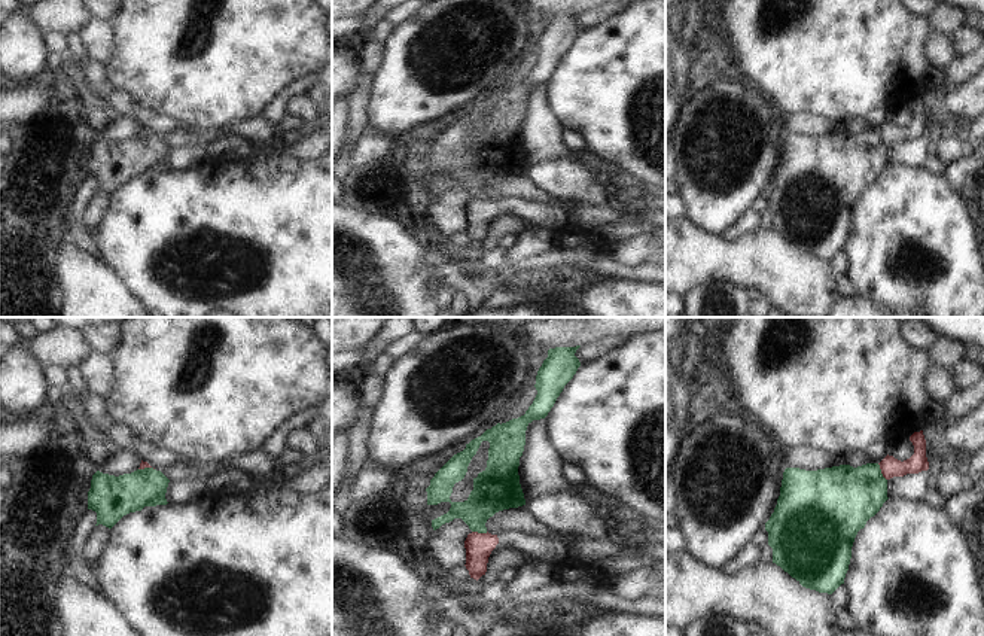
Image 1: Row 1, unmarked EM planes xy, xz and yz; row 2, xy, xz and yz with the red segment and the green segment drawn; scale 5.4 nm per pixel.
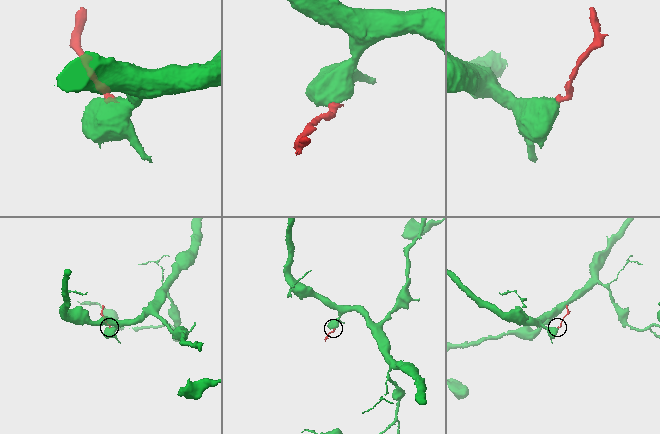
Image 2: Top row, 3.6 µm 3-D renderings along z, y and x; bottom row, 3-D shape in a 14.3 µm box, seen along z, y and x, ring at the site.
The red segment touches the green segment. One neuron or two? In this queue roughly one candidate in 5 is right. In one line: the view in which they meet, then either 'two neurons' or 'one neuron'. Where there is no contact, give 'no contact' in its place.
yz | two neurons

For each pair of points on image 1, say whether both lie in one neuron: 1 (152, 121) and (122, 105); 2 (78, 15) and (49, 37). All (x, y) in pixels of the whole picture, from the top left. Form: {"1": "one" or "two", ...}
{"1": "one", "2": "two"}

